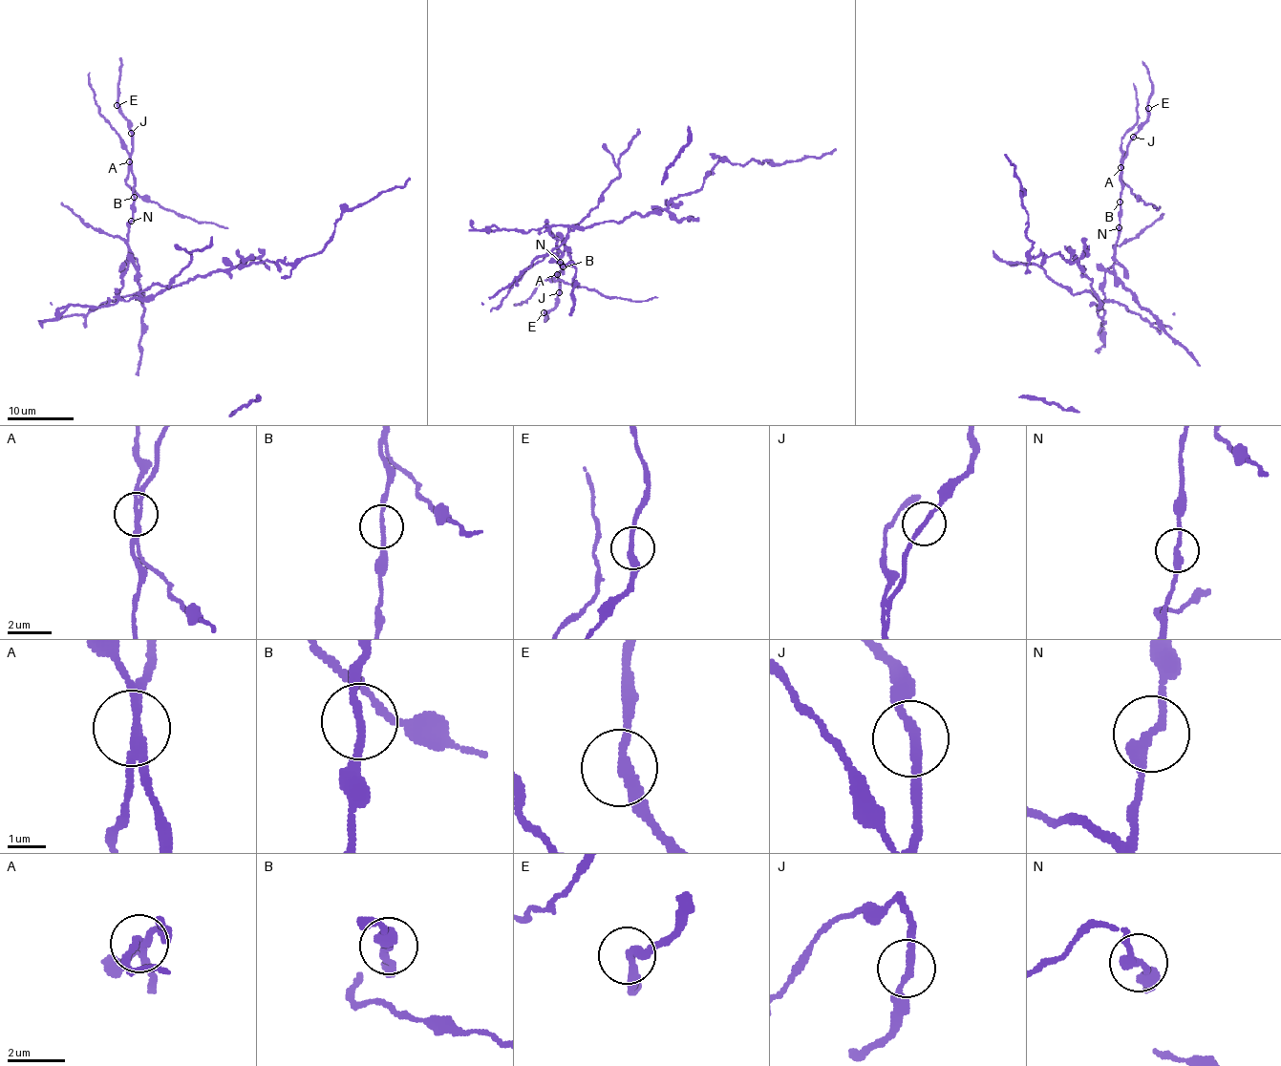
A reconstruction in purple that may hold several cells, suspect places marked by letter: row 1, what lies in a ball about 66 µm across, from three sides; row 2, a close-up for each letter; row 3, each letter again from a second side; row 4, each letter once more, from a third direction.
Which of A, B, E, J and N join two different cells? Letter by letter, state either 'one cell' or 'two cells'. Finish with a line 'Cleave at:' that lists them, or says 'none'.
A: two cells
B: one cell
E: one cell
J: one cell
N: two cells
Cleave at: A, N

